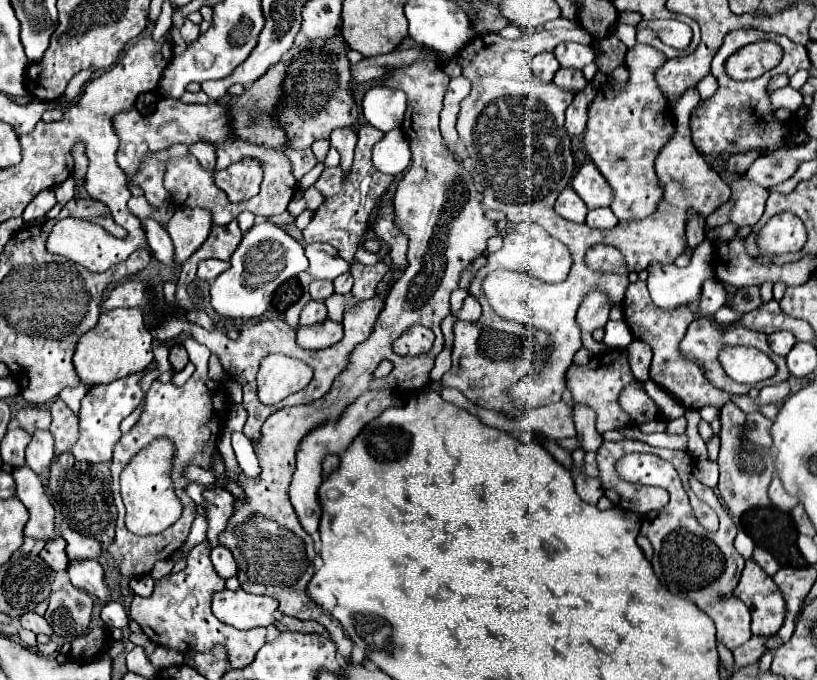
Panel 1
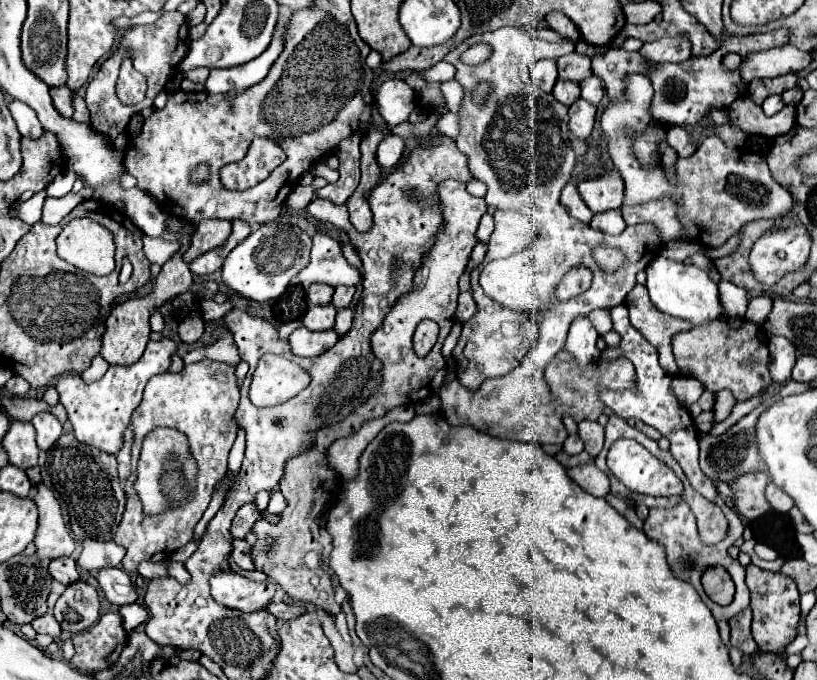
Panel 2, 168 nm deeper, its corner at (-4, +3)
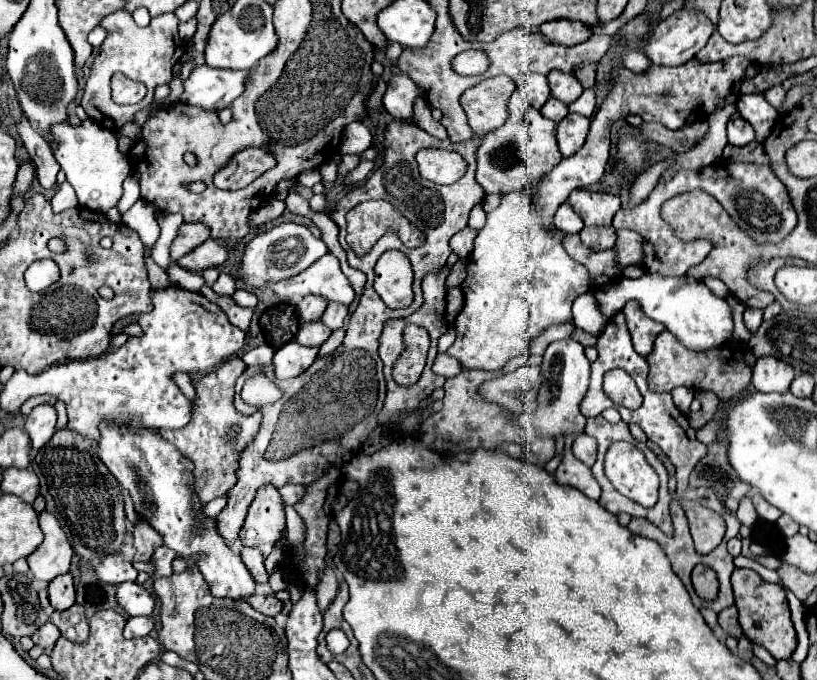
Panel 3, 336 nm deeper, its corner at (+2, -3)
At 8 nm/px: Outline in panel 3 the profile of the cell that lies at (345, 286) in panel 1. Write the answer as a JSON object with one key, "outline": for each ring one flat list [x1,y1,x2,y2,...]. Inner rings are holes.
{"outline":[[329,302,329,304,327,304,327,310,325,310,323,316,321,316,321,320,323,320,331,330,337,330,337,328,345,326,347,314,349,314,347,306,343,306,343,304,339,304,339,302]]}

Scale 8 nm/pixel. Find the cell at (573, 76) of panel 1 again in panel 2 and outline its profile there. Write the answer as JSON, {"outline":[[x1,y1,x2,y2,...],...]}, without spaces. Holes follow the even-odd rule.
{"outline":[[557,80,555,88,553,88,553,96,565,106,571,106,579,98,579,94,581,94,581,90,579,90,579,84,575,84,575,82]]}

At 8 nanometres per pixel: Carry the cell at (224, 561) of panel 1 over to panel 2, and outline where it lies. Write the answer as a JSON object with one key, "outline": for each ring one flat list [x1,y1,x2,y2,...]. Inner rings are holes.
{"outline":[[235,540,233,542,233,560,241,570,255,570,253,560,251,560,251,546,245,540]]}

